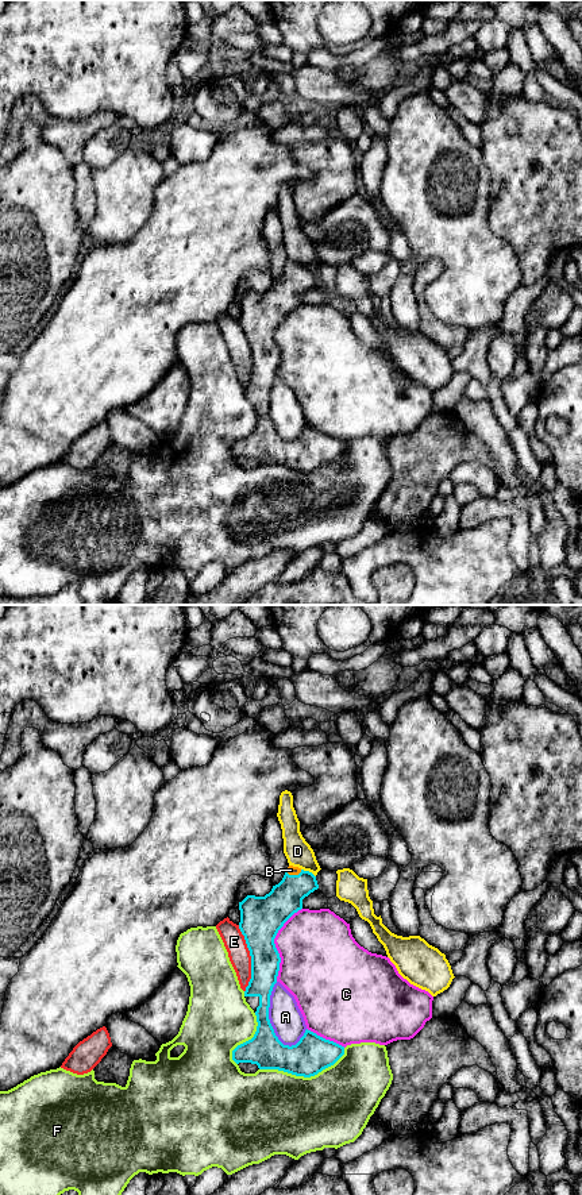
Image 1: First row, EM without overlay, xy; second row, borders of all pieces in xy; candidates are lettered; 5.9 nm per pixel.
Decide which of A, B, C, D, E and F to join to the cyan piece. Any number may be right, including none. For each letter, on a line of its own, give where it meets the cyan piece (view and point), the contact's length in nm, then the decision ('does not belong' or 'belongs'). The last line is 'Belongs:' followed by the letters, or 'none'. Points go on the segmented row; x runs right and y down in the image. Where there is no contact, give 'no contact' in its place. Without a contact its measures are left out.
A: xy (268, 1017) | 400 nm | does not belong
B: xy (293, 875) | 100 nm | belongs
C: xy (274, 944) | 460 nm | does not belong
D: xy (308, 871) | 100 nm | does not belong
E: xy (251, 959) | 400 nm | does not belong
F: xy (304, 1076) | 550 nm | does not belong
Belongs: B

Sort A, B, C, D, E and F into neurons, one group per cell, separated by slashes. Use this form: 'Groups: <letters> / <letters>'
Groups: A / B / C / D / E / F

